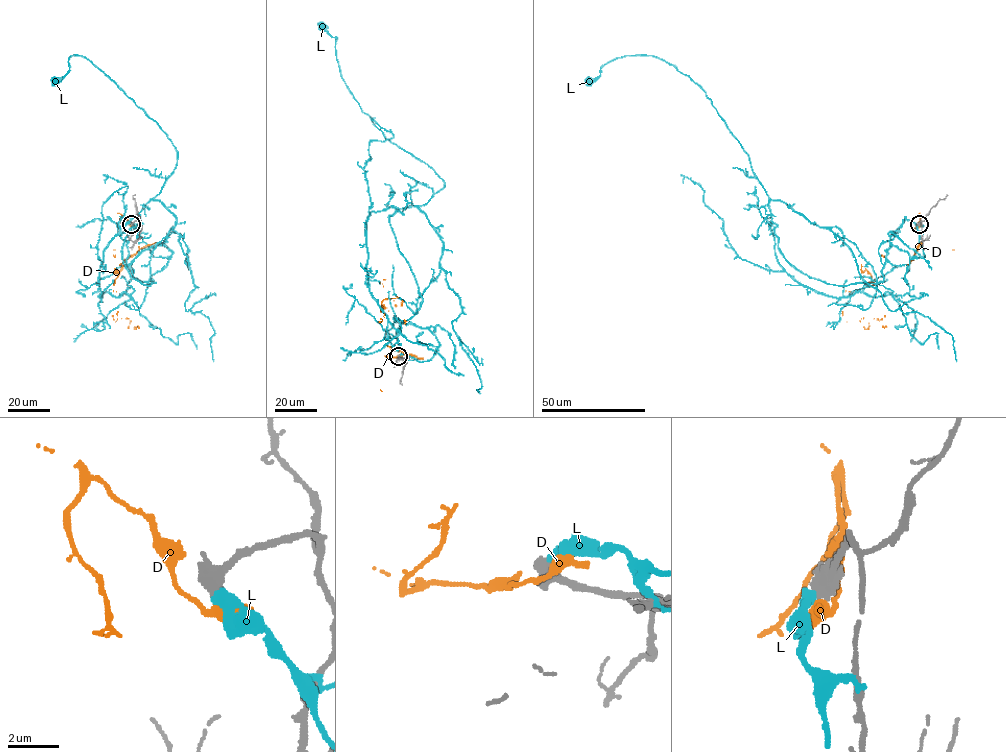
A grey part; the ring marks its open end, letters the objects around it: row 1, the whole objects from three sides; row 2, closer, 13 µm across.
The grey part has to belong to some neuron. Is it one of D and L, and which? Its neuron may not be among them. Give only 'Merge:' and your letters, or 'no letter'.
Merge: no letter

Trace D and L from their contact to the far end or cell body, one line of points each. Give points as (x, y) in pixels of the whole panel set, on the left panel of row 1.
D: (132, 225), (139, 249), (119, 265), (113, 255), (118, 274), (114, 283), (126, 319), (134, 328), (137, 325)
L: (132, 225), (172, 252), (129, 264), (147, 283), (177, 150), (85, 57), (55, 80)

